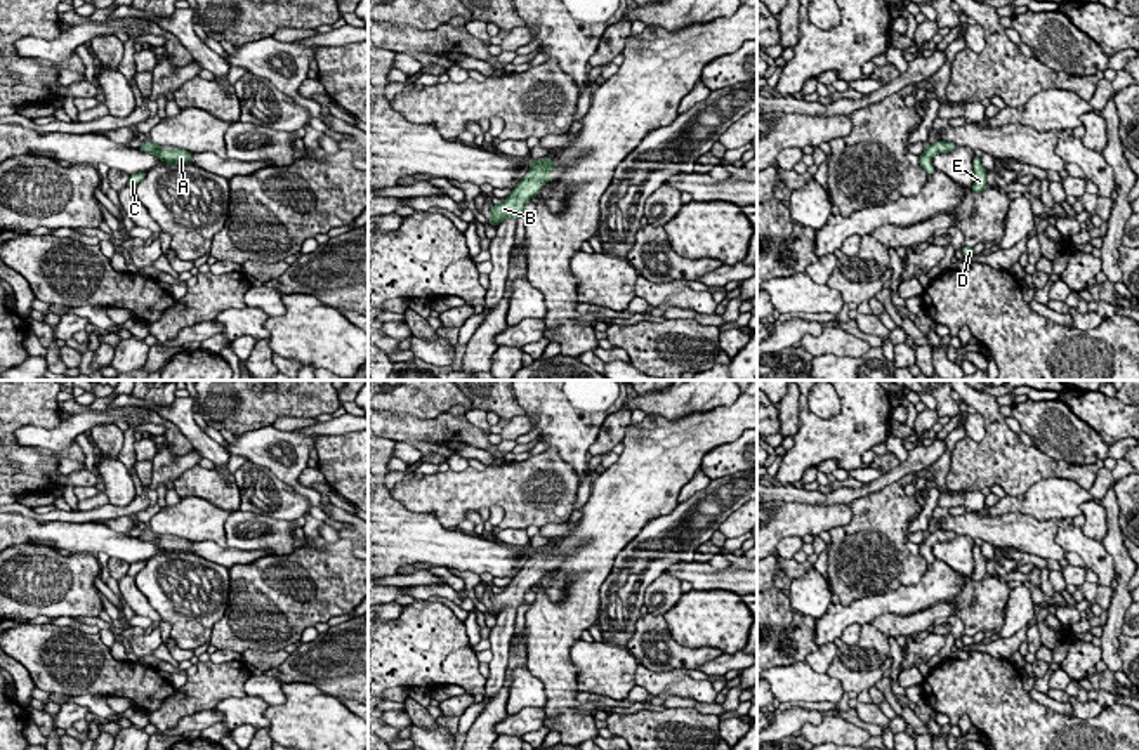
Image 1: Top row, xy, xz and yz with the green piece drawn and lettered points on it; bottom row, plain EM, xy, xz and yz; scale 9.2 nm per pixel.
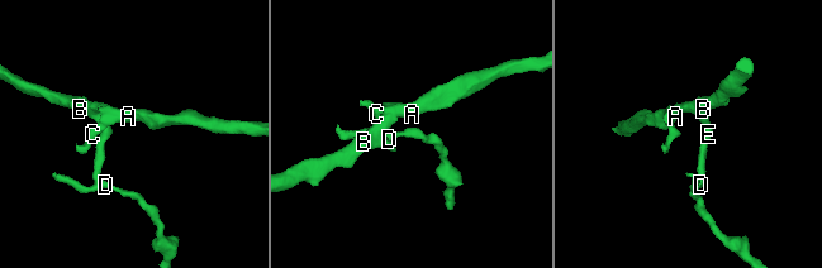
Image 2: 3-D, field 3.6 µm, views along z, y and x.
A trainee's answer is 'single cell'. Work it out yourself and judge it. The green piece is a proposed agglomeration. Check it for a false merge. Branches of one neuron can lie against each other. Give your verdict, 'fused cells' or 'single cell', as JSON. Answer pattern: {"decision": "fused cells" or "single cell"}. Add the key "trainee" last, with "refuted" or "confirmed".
{"decision": "single cell", "trainee": "confirmed"}

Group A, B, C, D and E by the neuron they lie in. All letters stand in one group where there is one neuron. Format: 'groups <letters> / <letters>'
groups A B C D E

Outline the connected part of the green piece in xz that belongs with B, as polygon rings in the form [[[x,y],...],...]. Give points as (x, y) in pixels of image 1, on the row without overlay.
[[[550,547],[528,550],[531,559],[517,571],[510,583],[498,594],[491,594],[491,606],[488,611],[495,616],[505,606],[519,608],[526,604],[524,594],[533,589],[540,576],[550,569],[549,561],[556,559],[557,554]]]

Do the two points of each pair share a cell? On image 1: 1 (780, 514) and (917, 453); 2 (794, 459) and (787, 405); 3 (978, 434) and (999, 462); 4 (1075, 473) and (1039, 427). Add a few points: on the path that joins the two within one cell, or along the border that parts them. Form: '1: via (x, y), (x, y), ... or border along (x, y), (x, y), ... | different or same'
1: border along (775, 500), (846, 504) | different
2: border along (799, 398), (799, 429), (794, 436) | different
3: border along (976, 410), (985, 422), (985, 438), (980, 443) | different
4: border along (1035, 445), (1051, 457), (1070, 464) | different

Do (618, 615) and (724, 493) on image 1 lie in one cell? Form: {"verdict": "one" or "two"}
{"verdict": "one"}

